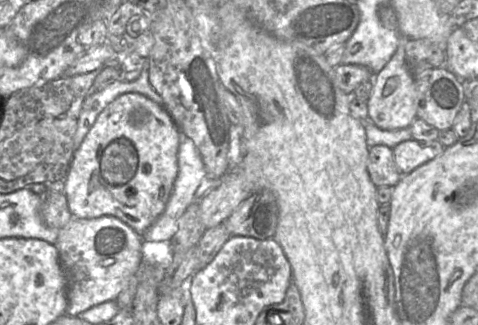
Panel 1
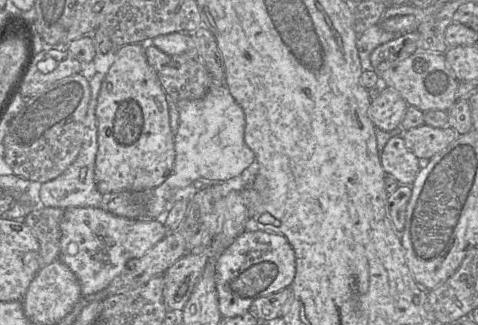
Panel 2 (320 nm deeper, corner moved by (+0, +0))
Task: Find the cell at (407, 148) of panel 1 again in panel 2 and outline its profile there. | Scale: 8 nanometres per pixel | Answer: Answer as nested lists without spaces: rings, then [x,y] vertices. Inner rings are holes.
[[[423,124],[404,132],[405,146],[418,159],[430,159],[444,150],[459,134],[452,127],[434,128]]]

